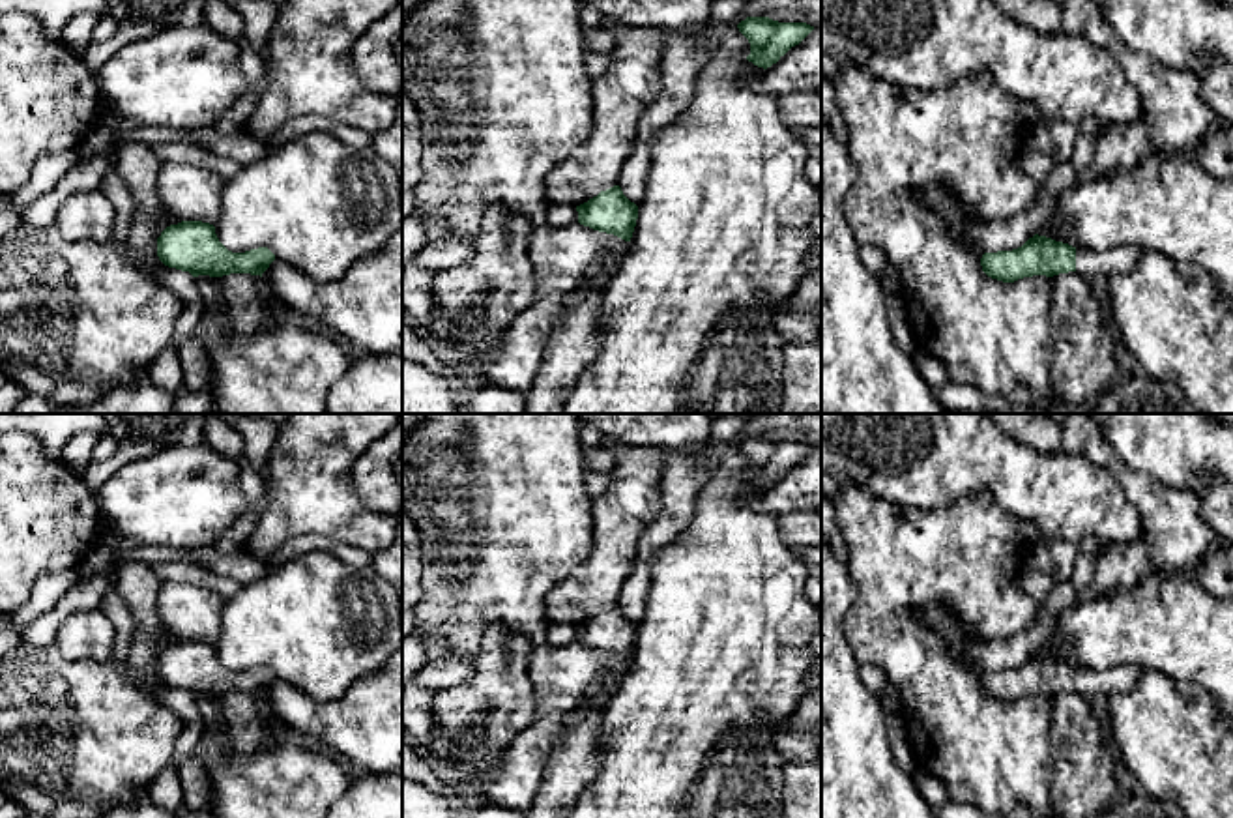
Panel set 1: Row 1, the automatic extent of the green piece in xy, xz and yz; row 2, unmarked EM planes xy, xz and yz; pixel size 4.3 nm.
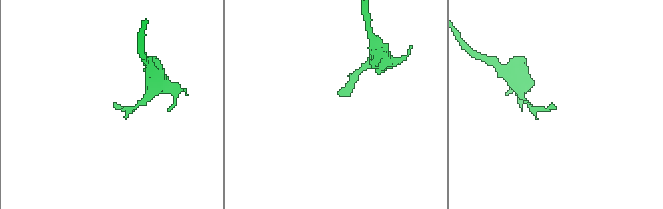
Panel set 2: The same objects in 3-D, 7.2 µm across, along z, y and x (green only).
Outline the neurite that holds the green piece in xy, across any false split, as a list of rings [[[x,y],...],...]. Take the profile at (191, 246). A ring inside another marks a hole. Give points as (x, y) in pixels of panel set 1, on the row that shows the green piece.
[[[181,221],[167,226],[157,238],[159,260],[193,277],[223,277],[230,273],[260,275],[275,260],[268,247],[245,253],[228,251],[217,238],[215,226],[202,221]]]

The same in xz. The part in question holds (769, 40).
[[[747,17],[737,28],[750,43],[747,60],[763,69],[776,64],[814,30],[806,22],[778,22],[769,17]]]

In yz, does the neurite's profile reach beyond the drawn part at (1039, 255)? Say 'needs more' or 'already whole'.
needs more

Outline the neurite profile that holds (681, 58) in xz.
[[[668,34],[664,39],[659,62],[660,95],[640,118],[634,152],[623,165],[617,178],[617,185],[623,195],[636,206],[646,197],[646,185],[651,170],[651,139],[689,105],[694,79],[709,60],[709,49],[711,39],[704,34]]]

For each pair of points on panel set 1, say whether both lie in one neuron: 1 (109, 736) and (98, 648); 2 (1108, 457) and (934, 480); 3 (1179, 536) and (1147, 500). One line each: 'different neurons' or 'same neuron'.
1: different neurons
2: different neurons
3: same neuron

